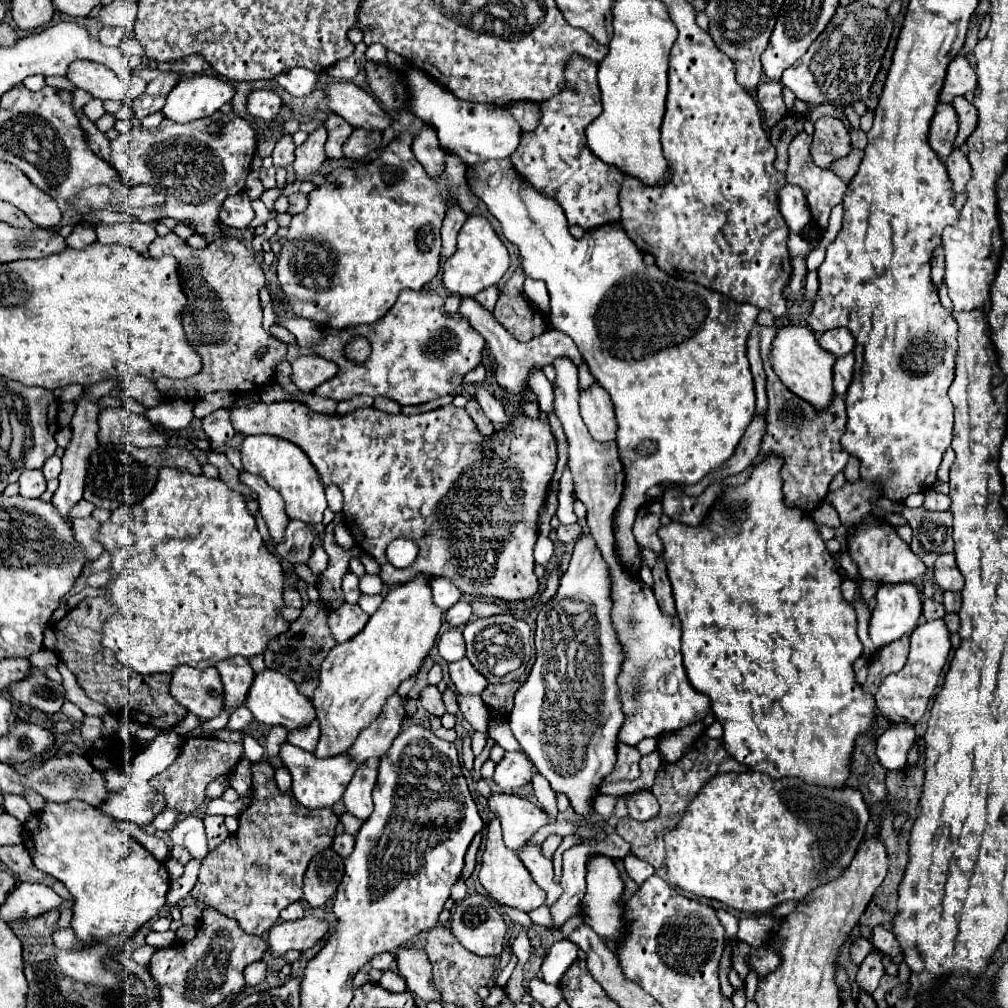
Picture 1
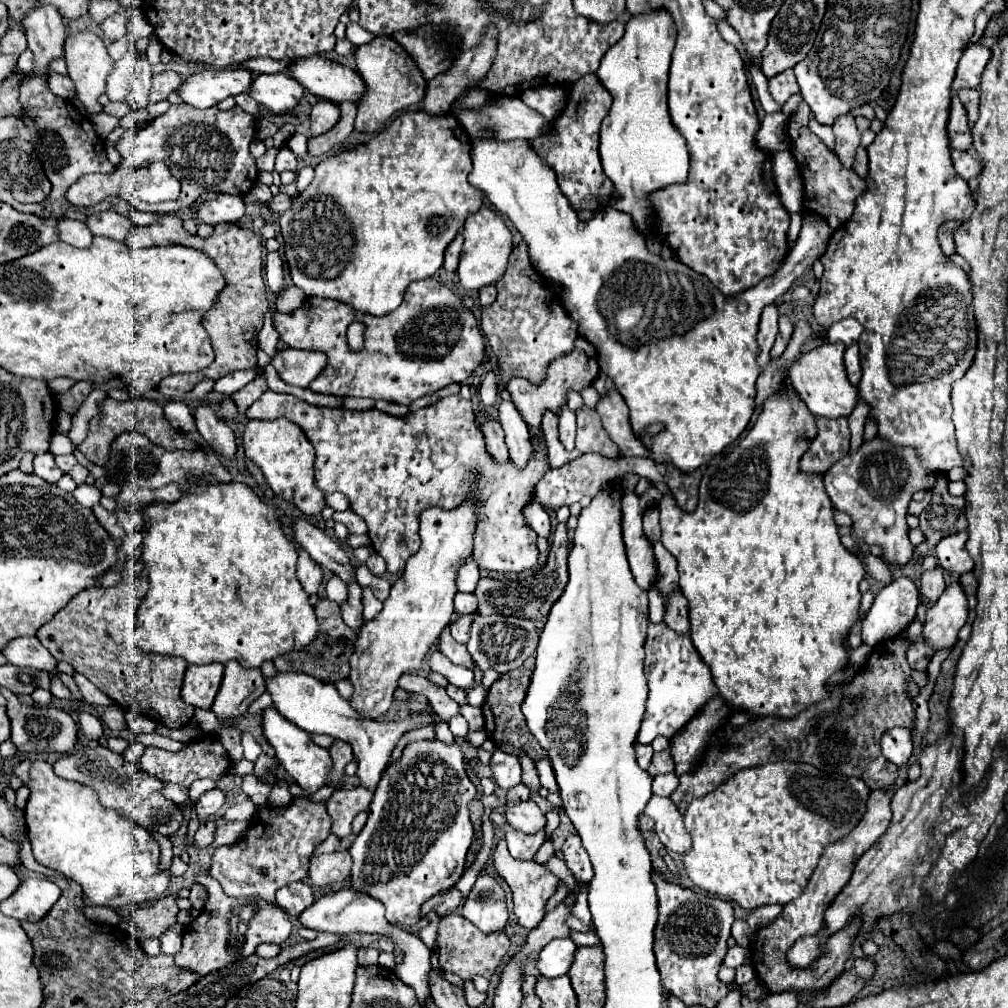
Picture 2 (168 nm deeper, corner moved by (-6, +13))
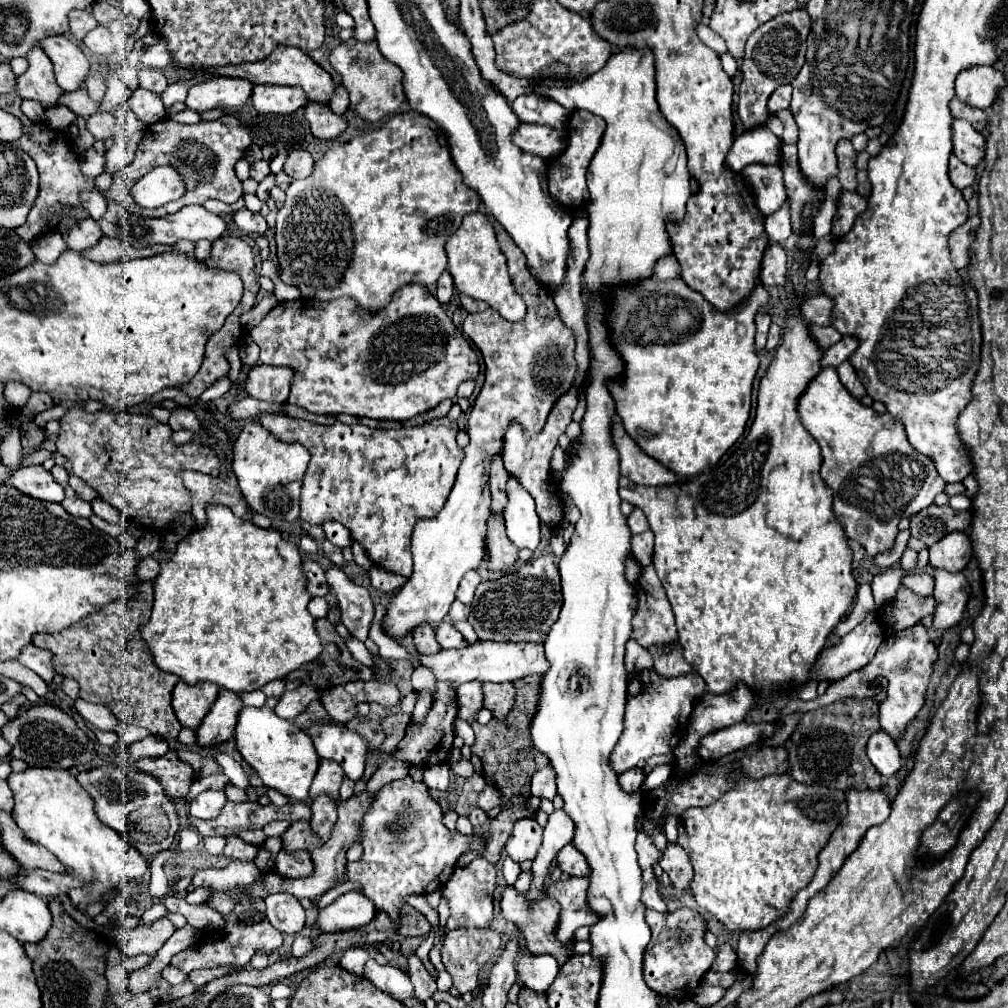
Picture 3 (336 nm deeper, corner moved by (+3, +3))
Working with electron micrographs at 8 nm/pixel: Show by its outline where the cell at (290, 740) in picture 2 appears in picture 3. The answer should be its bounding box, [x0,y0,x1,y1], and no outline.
[235,706,319,800]

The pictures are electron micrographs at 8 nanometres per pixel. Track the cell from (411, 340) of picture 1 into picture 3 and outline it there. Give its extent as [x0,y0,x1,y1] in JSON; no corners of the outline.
[251,284,479,420]

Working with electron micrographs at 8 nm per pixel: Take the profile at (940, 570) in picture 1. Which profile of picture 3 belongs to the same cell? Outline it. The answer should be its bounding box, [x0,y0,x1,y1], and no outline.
[929,530,973,572]

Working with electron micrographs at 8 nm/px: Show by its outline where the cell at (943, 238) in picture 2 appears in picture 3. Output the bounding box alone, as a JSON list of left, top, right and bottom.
[949,216,981,268]

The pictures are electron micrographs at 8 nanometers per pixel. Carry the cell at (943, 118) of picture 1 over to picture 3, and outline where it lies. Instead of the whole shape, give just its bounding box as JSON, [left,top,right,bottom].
[953,120,985,166]

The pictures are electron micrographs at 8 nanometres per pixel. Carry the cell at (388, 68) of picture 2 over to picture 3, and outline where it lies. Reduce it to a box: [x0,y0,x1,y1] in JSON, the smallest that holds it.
[331,38,405,122]

